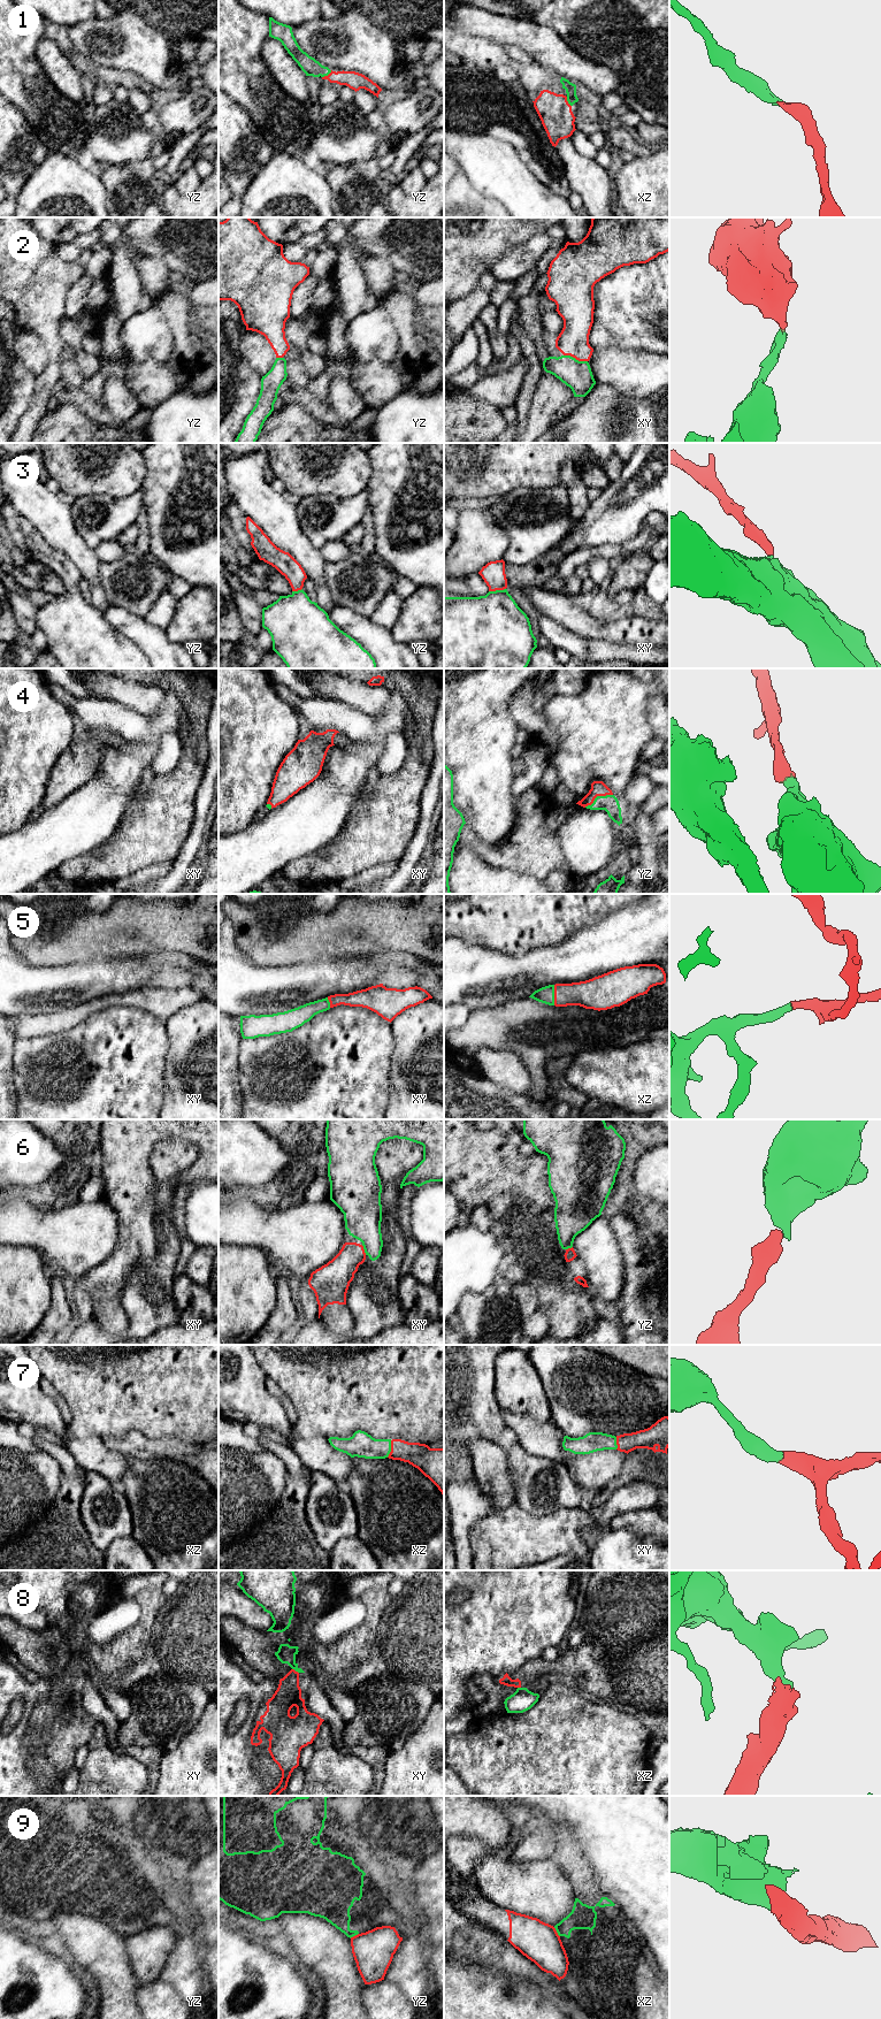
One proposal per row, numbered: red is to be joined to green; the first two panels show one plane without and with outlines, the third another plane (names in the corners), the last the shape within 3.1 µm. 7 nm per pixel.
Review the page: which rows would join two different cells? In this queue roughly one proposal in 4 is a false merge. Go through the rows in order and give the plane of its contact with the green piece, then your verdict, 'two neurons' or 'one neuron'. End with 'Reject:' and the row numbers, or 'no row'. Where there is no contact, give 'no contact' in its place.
1: contact in yz; one neuron
2: contact in xy; one neuron
3: contact in xy; one neuron
4: contact in yz; one neuron
5: contact in xz; one neuron
6: contact in xy; one neuron
7: contact in xz; one neuron
8: contact in xy; two neurons
9: contact in xz; two neurons
Reject: 8, 9

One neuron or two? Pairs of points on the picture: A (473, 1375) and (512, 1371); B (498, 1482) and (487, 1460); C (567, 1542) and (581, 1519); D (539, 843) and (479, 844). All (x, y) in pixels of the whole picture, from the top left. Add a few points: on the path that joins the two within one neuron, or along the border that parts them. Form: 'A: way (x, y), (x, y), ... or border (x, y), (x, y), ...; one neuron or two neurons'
A: border (497, 1356), (496, 1399); two neurons
B: way (493, 1476), (490, 1466); one neuron
C: way (567, 1536), (567, 1532), (575, 1524); one neuron
D: way (525, 851), (493, 853); one neuron

